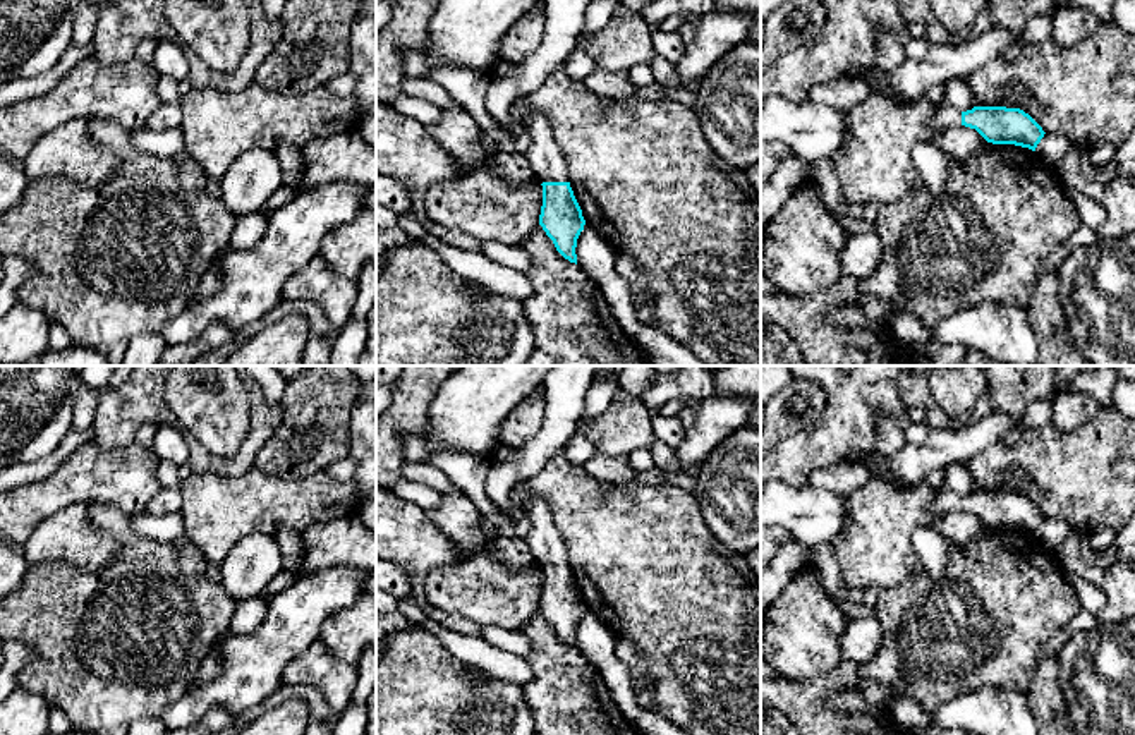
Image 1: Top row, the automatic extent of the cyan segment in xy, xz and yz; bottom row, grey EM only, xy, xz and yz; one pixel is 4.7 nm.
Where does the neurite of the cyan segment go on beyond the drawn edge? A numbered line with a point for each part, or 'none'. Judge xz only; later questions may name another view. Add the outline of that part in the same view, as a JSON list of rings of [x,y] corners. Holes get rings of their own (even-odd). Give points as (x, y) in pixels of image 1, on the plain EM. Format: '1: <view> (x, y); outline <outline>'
1: xz (545, 540); outline [[[534,496],[527,501],[524,513],[532,519],[532,529],[525,541],[539,567],[568,567],[565,541],[548,503]]]

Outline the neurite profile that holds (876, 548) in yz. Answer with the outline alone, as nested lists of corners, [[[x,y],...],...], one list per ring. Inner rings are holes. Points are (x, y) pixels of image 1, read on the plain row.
[[[869,481],[852,505],[850,525],[835,538],[840,572],[847,587],[891,589],[922,568],[912,544],[915,527],[936,527],[941,520],[927,505],[938,495],[922,481],[908,489]]]

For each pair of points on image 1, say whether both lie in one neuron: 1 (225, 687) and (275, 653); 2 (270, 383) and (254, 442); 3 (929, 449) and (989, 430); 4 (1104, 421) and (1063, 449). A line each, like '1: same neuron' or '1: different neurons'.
1: same neuron
2: different neurons
3: same neuron
4: same neuron

